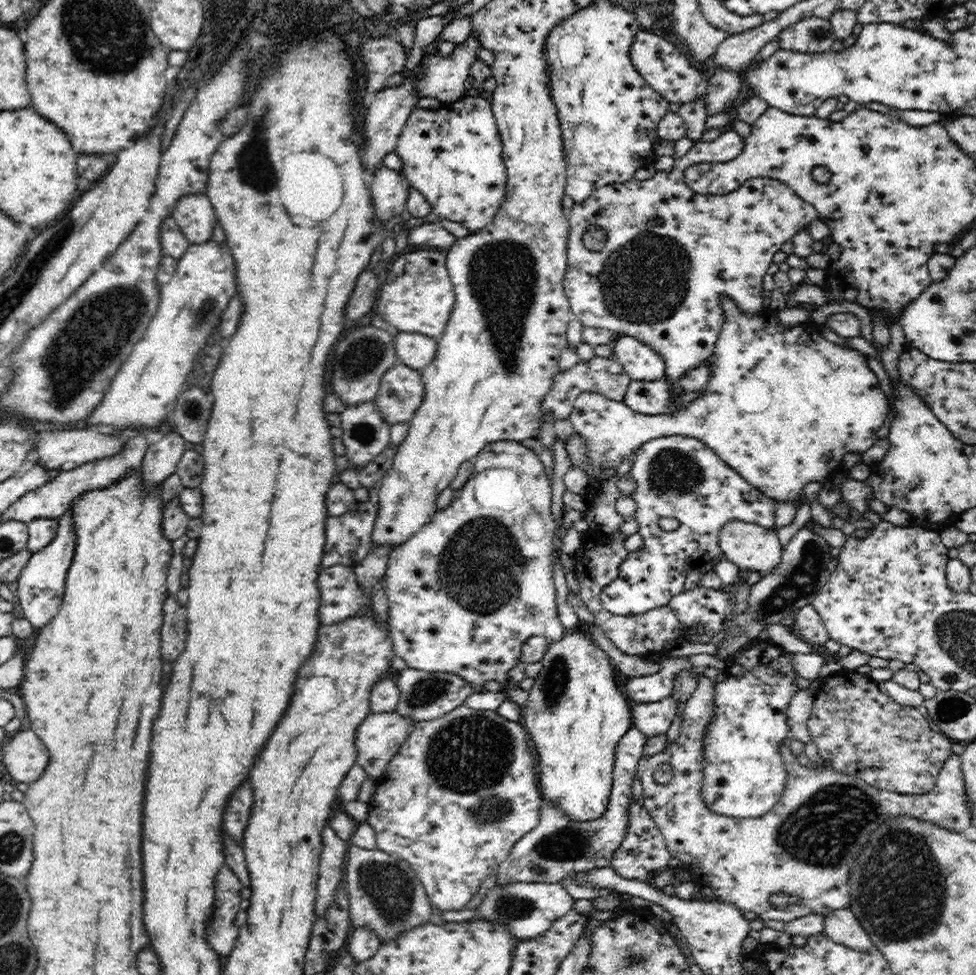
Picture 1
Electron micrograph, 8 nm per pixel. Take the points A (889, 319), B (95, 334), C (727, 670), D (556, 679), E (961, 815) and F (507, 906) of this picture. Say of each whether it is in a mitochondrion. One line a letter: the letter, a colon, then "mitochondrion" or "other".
A: other
B: mitochondrion
C: other
D: mitochondrion
E: other
F: mitochondrion

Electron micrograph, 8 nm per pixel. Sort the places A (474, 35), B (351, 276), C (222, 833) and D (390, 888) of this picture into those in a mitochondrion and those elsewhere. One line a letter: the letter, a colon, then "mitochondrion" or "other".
A: other
B: other
C: other
D: mitochondrion

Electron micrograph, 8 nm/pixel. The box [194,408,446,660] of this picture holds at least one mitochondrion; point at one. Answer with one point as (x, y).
(364, 433)

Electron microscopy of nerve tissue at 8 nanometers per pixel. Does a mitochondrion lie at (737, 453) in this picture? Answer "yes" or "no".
no

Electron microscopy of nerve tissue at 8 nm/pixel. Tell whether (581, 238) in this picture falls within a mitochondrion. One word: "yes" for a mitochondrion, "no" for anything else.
no

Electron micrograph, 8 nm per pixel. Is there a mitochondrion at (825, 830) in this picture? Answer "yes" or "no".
yes

